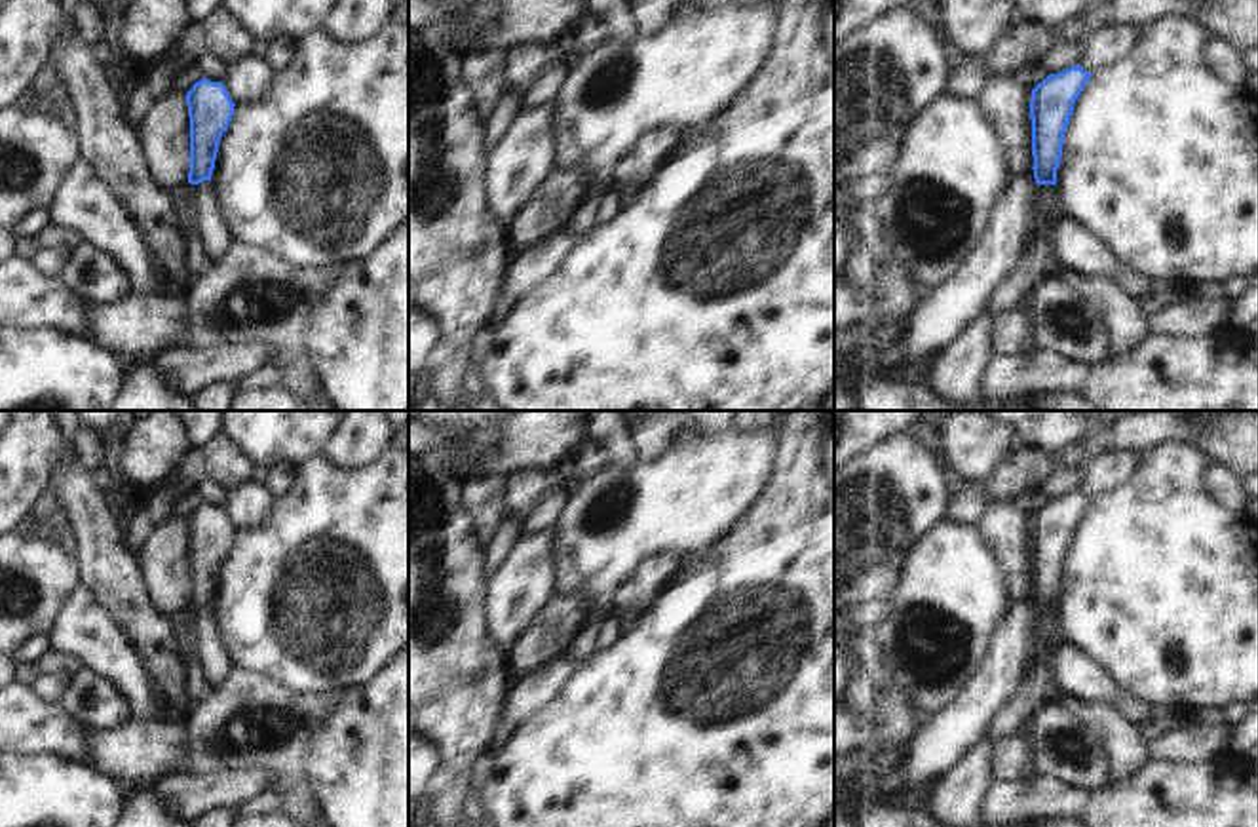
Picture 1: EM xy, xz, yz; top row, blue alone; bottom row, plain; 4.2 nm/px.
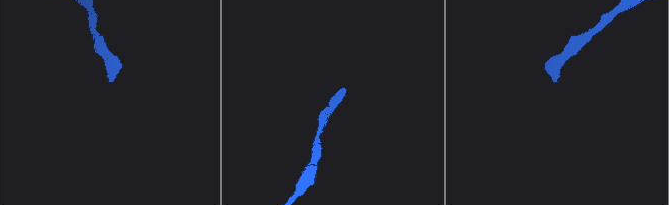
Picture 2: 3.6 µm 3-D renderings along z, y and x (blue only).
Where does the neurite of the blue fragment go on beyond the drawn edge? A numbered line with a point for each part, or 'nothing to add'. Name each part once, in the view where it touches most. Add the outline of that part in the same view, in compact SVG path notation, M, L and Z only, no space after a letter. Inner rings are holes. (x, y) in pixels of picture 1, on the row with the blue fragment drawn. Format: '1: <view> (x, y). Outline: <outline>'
1: yz (1049, 213). Outline: M1038 184L1036 219L1038 226L1043 224L1049 232L1055 232L1064 219L1057 184Z

